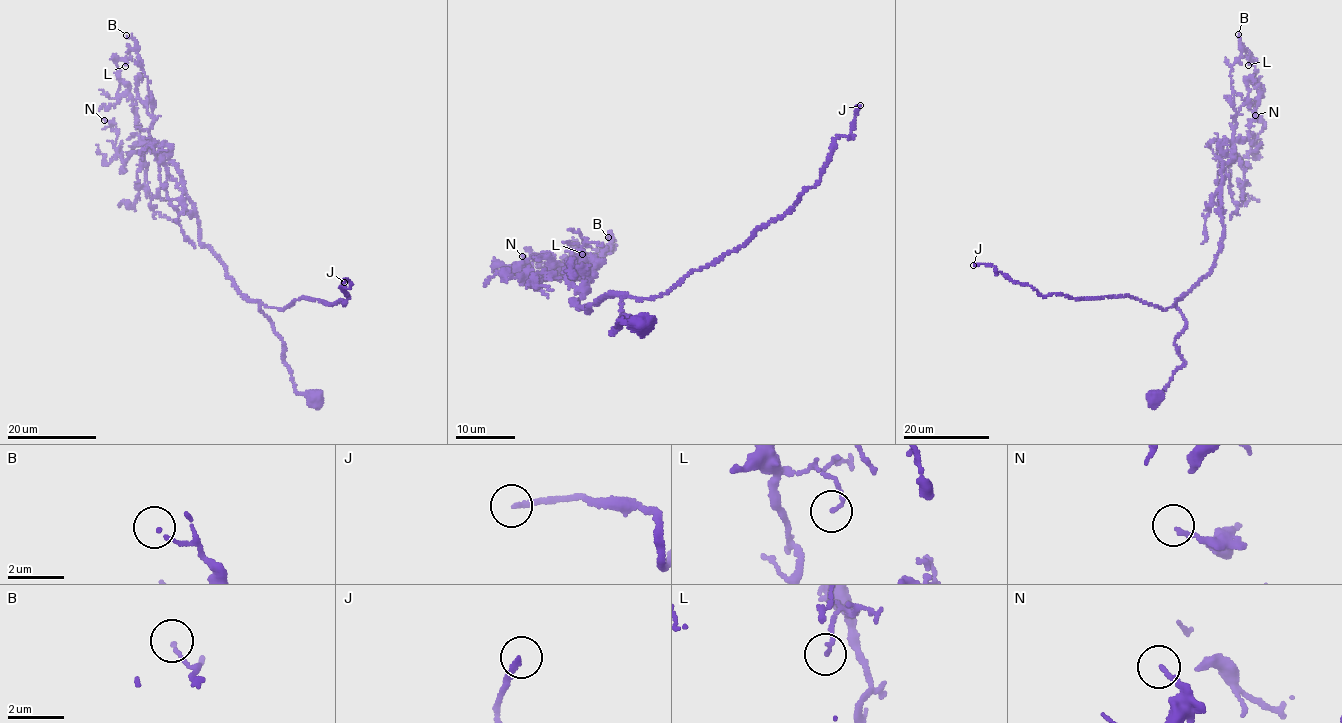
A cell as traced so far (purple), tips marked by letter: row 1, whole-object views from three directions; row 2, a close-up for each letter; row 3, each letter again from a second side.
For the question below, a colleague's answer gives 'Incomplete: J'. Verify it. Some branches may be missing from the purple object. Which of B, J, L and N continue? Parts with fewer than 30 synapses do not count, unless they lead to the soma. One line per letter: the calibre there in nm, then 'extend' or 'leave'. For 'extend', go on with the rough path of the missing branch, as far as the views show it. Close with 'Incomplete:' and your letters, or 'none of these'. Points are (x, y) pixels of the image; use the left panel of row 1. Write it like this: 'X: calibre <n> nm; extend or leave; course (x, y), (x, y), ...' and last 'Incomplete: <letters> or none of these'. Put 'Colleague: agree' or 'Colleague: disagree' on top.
Colleague: agree
B: calibre 110 nm; leave
J: calibre 200 nm; extend; course (344, 282), (335, 277), (321, 281), (316, 287), (304, 270), (301, 253), (277, 268)
L: calibre 130 nm; leave
N: calibre 130 nm; leave
Incomplete: J

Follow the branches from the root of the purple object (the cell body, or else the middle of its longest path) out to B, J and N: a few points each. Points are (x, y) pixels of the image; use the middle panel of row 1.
B: (640, 323), (612, 332), (629, 317), (621, 293), (572, 302), (594, 276), (568, 264), (604, 257), (608, 237)
J: (640, 323), (611, 331), (628, 319), (623, 298), (659, 297), (788, 212), (834, 141), (852, 136), (860, 105)
N: (640, 323), (612, 332), (627, 296), (574, 306), (594, 276), (546, 254), (522, 277), (522, 256)

